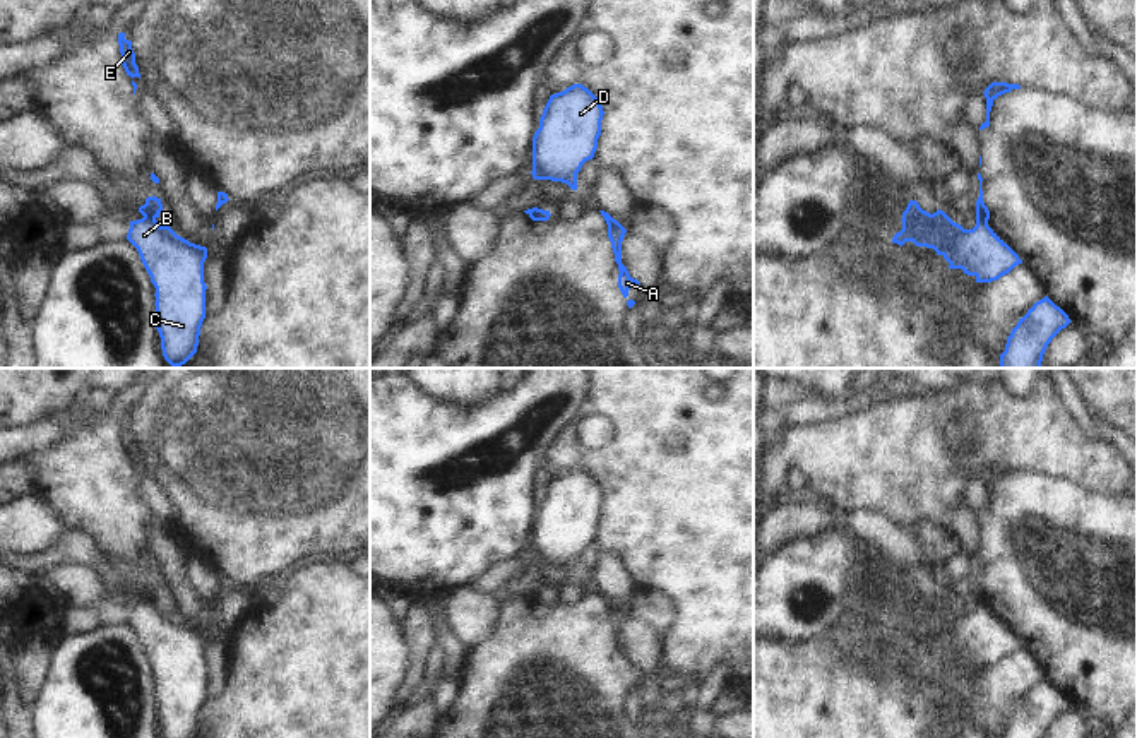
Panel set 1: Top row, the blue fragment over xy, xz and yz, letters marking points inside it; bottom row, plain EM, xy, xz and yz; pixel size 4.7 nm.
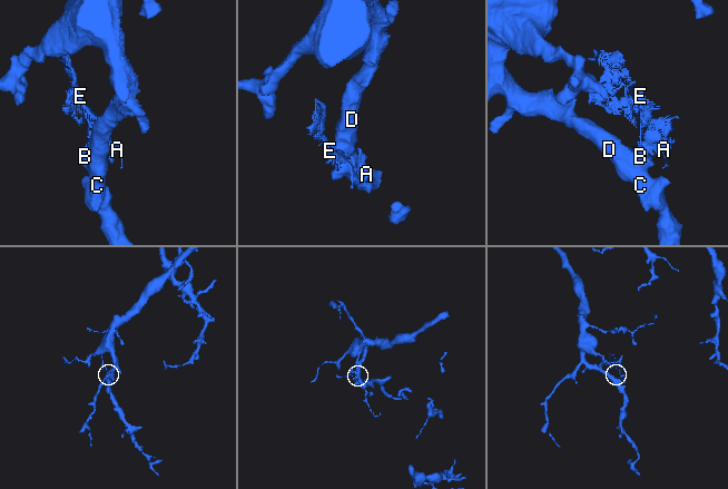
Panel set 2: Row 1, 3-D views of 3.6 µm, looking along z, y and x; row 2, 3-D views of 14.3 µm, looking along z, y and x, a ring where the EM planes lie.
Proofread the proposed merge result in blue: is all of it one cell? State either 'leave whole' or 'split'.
split

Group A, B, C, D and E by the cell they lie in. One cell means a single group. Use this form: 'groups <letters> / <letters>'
groups A E / B C D

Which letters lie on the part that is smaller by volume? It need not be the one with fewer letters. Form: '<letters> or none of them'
A, E

